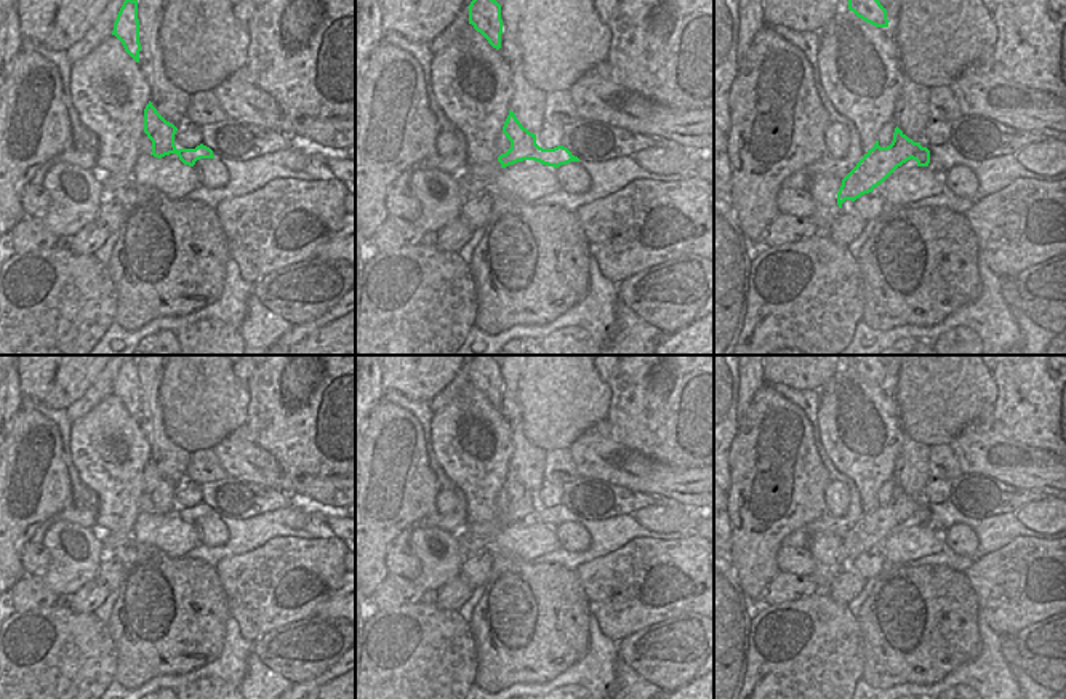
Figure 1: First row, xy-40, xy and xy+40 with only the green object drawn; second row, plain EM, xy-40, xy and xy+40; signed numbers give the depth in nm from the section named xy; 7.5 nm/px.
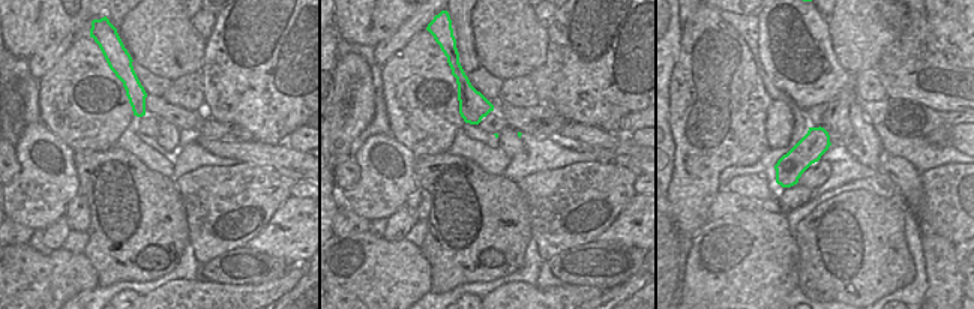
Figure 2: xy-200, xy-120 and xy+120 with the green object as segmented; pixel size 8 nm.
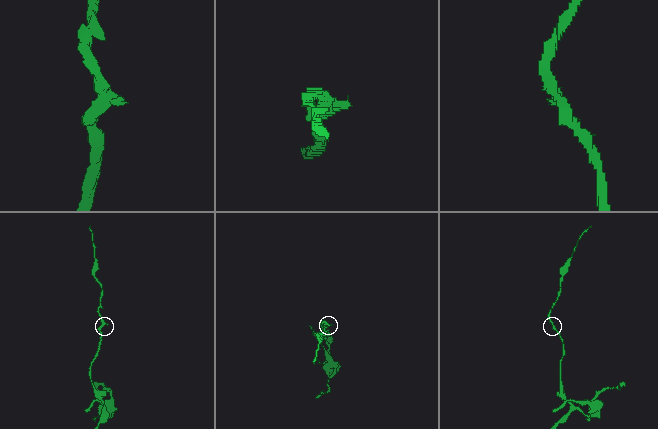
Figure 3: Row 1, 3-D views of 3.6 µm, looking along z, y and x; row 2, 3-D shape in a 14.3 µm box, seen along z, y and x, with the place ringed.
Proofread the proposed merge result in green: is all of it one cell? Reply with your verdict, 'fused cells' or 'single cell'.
single cell

